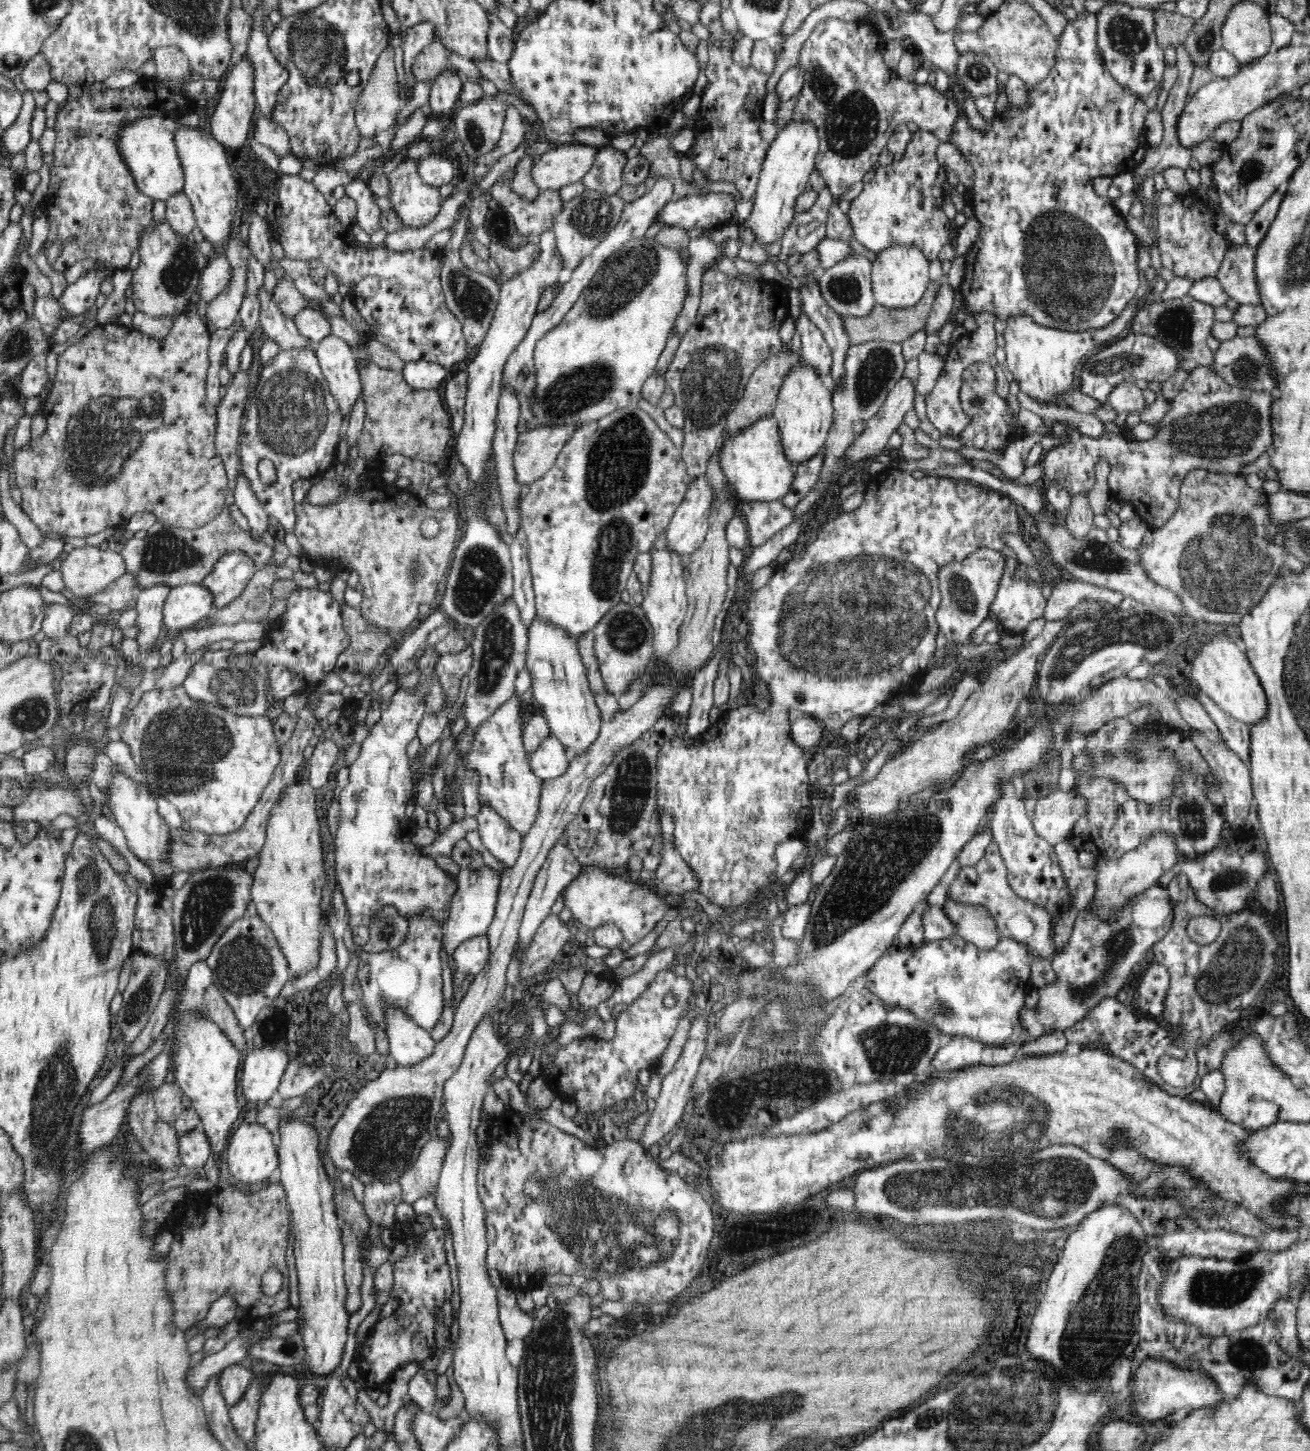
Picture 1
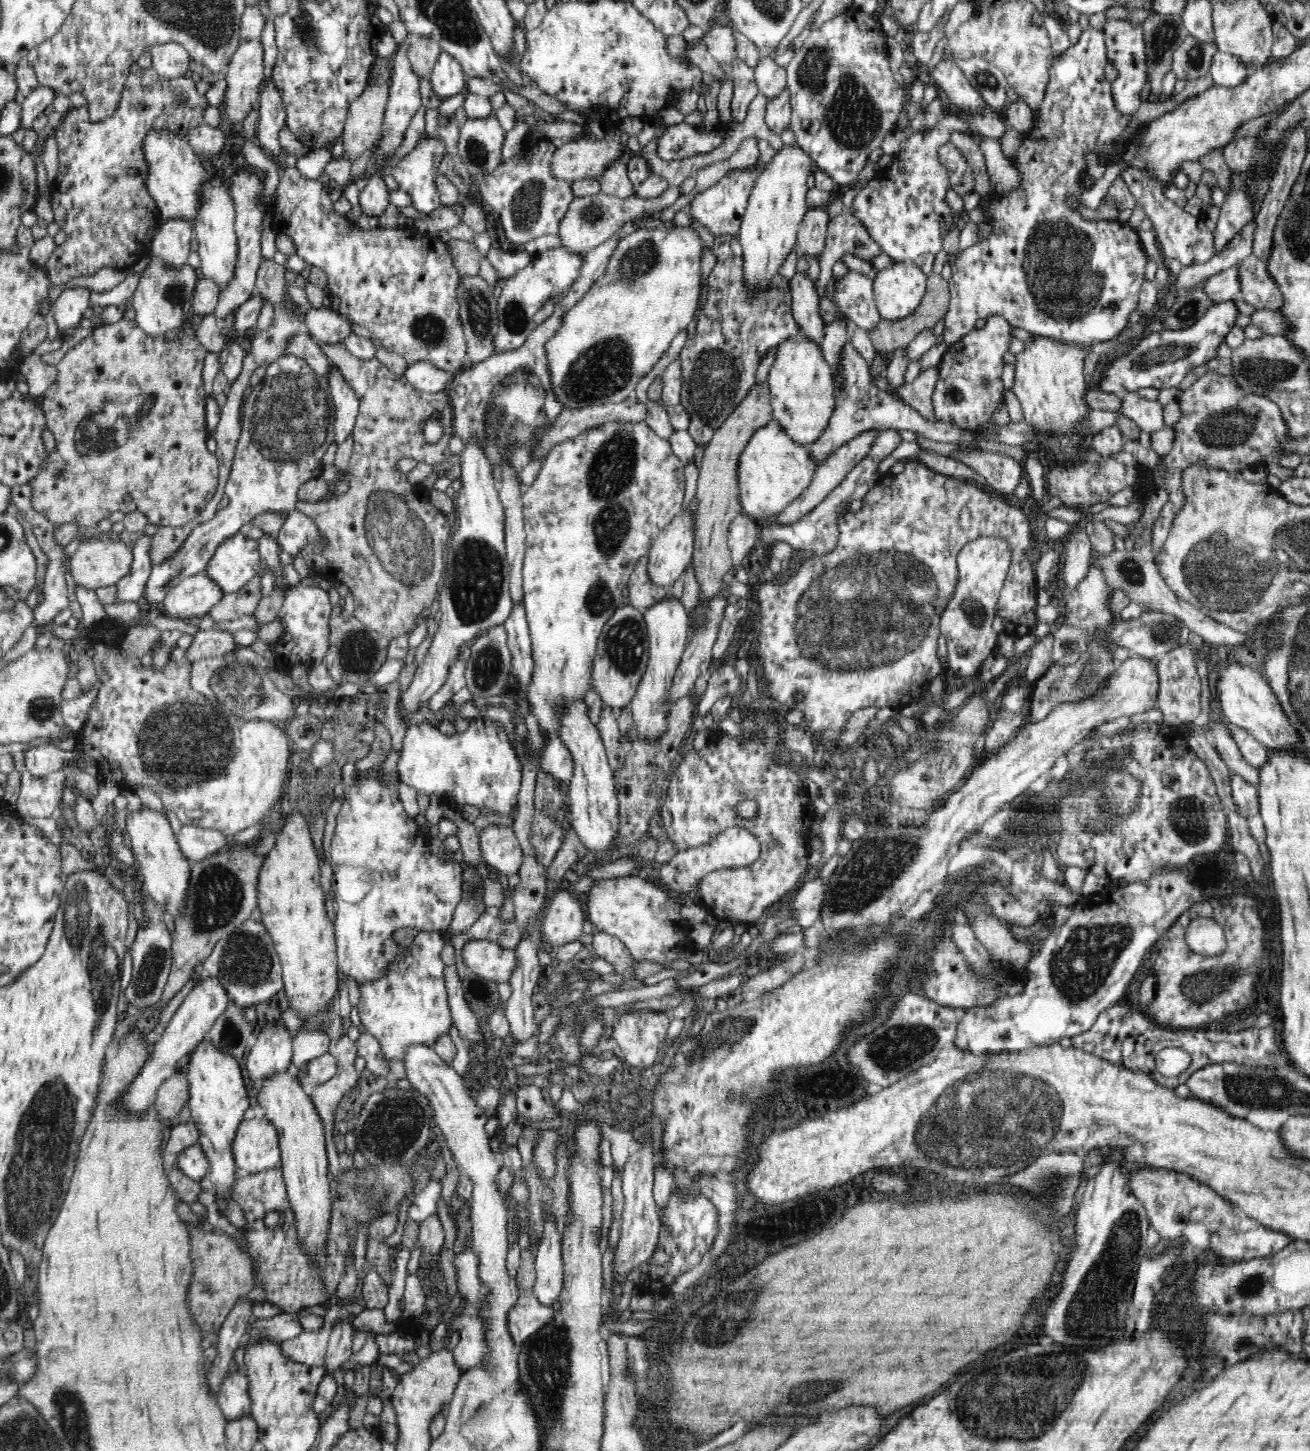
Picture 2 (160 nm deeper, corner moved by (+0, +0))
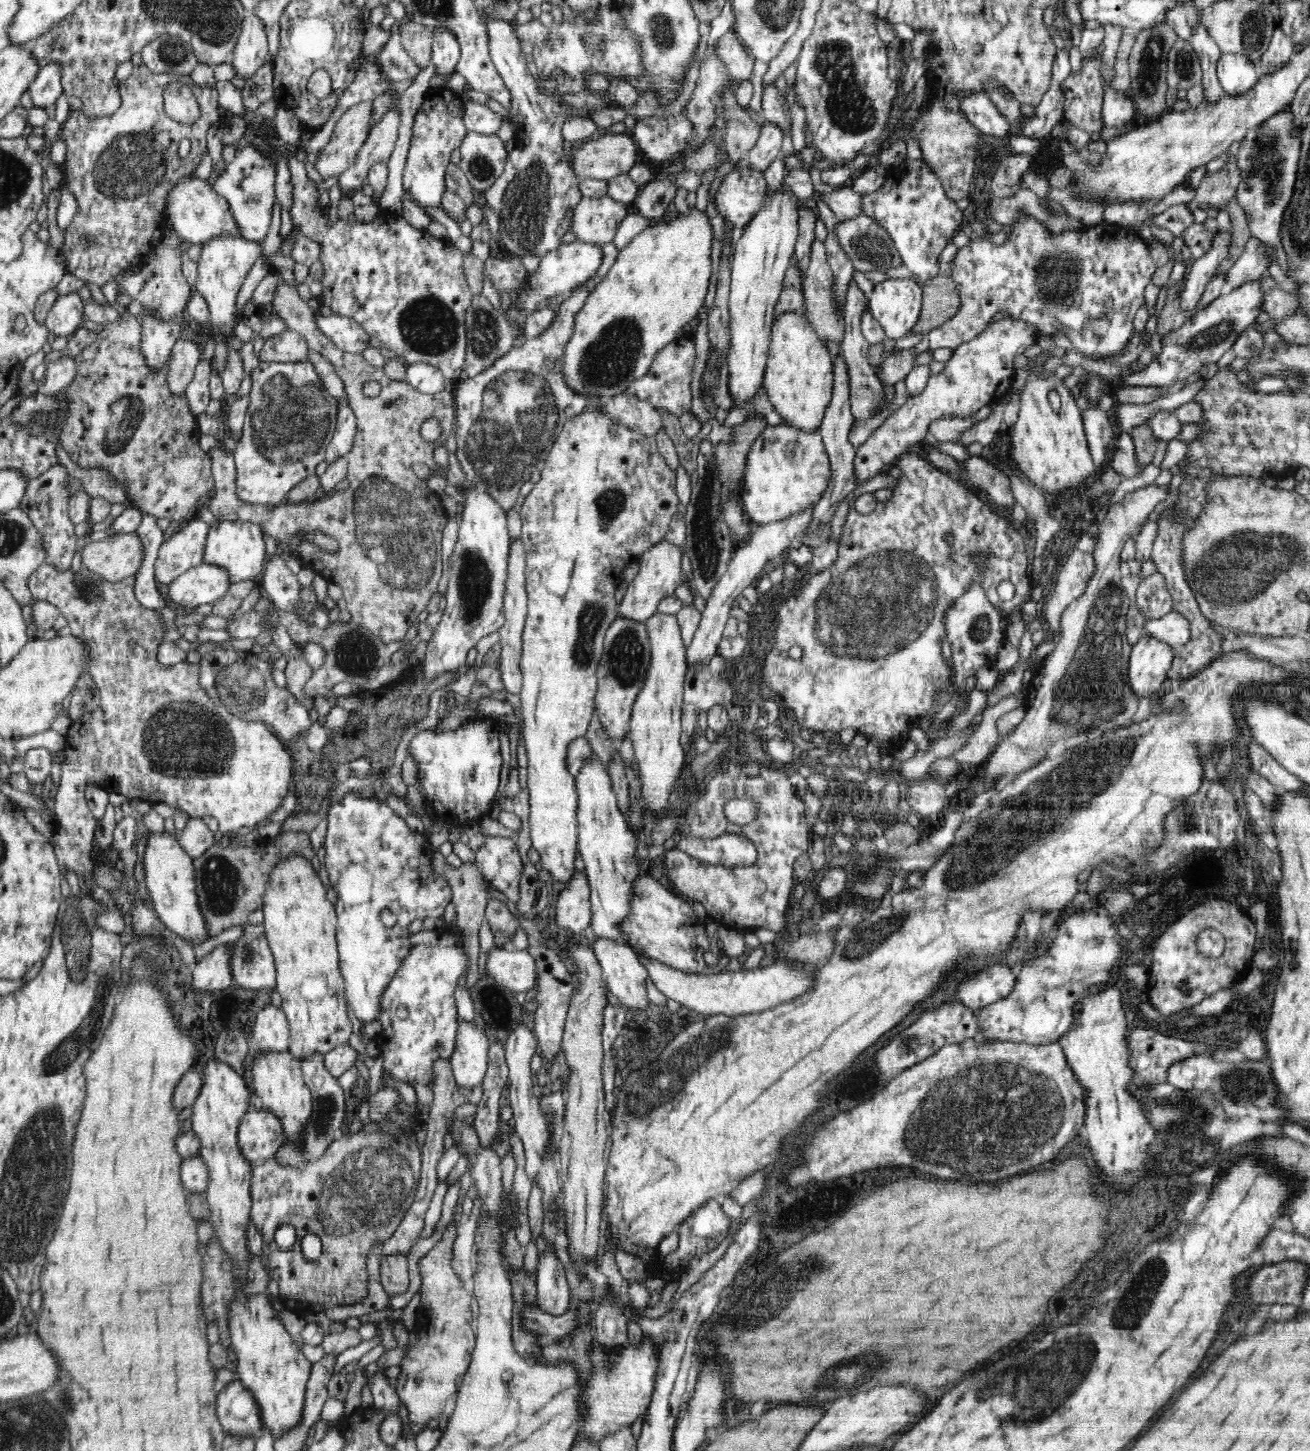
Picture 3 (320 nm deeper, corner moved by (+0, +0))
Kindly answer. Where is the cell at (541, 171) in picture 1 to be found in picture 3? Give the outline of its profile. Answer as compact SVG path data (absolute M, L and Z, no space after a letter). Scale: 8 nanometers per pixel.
M607 133L595 141L576 144L573 153L572 173L578 179L610 180L629 174L638 160L636 141L624 134Z

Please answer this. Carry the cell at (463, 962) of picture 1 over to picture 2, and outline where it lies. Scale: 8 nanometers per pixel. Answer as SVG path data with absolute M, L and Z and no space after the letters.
M472 939L462 948L469 972L498 984L509 983L517 966L515 950L501 948L496 942Z

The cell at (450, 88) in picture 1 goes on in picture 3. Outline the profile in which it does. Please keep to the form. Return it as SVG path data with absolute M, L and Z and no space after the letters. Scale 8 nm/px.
M436 28L433 34L431 64L436 68L435 74L450 76L460 60L460 44L456 35L446 28Z

